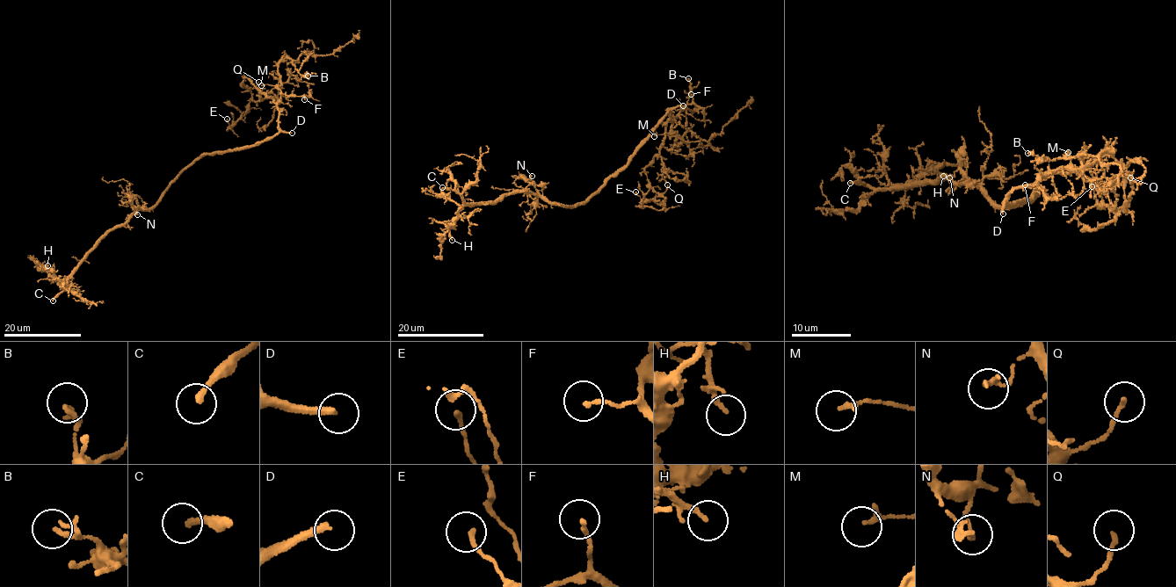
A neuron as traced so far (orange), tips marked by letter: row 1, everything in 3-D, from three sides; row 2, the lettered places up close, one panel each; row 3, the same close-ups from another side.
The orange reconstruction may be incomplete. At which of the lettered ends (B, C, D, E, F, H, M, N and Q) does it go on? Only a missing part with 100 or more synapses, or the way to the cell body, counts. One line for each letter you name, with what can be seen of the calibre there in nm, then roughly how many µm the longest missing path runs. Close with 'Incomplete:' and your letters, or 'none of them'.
C: 220 nm thick; about 40 µm are missing
D: 240 nm thick; about 100 µm are missing
Incomplete: C, D

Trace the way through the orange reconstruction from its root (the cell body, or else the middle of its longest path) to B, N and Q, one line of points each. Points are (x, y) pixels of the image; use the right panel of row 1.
B: (1033, 192), (1032, 203), (1004, 202), (1056, 169), (1089, 167), (1112, 151), (1048, 161), (1027, 153)
N: (1033, 192), (1037, 191), (1031, 199), (1000, 206), (977, 182), (973, 182), (958, 170), (949, 177)
Q: (1033, 192), (1032, 203), (1004, 202), (1042, 176), (1086, 167), (1107, 147), (1131, 184), (1130, 177)

